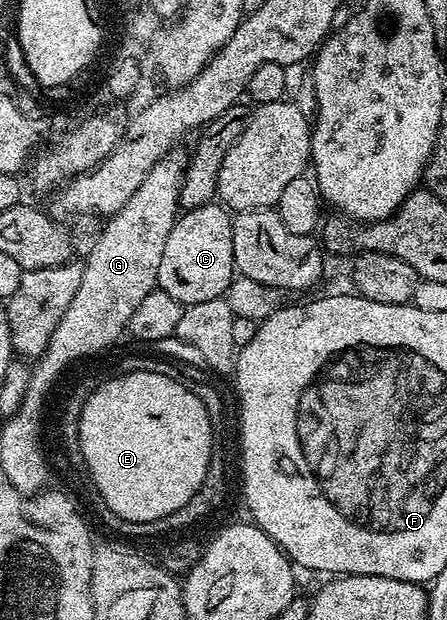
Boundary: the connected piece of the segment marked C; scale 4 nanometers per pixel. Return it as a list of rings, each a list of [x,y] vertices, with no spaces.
[[[220,203],[181,212],[170,231],[170,239],[166,239],[166,251],[162,251],[162,264],[158,266],[156,280],[159,292],[170,295],[184,307],[224,297],[237,272],[232,219],[233,214]]]

